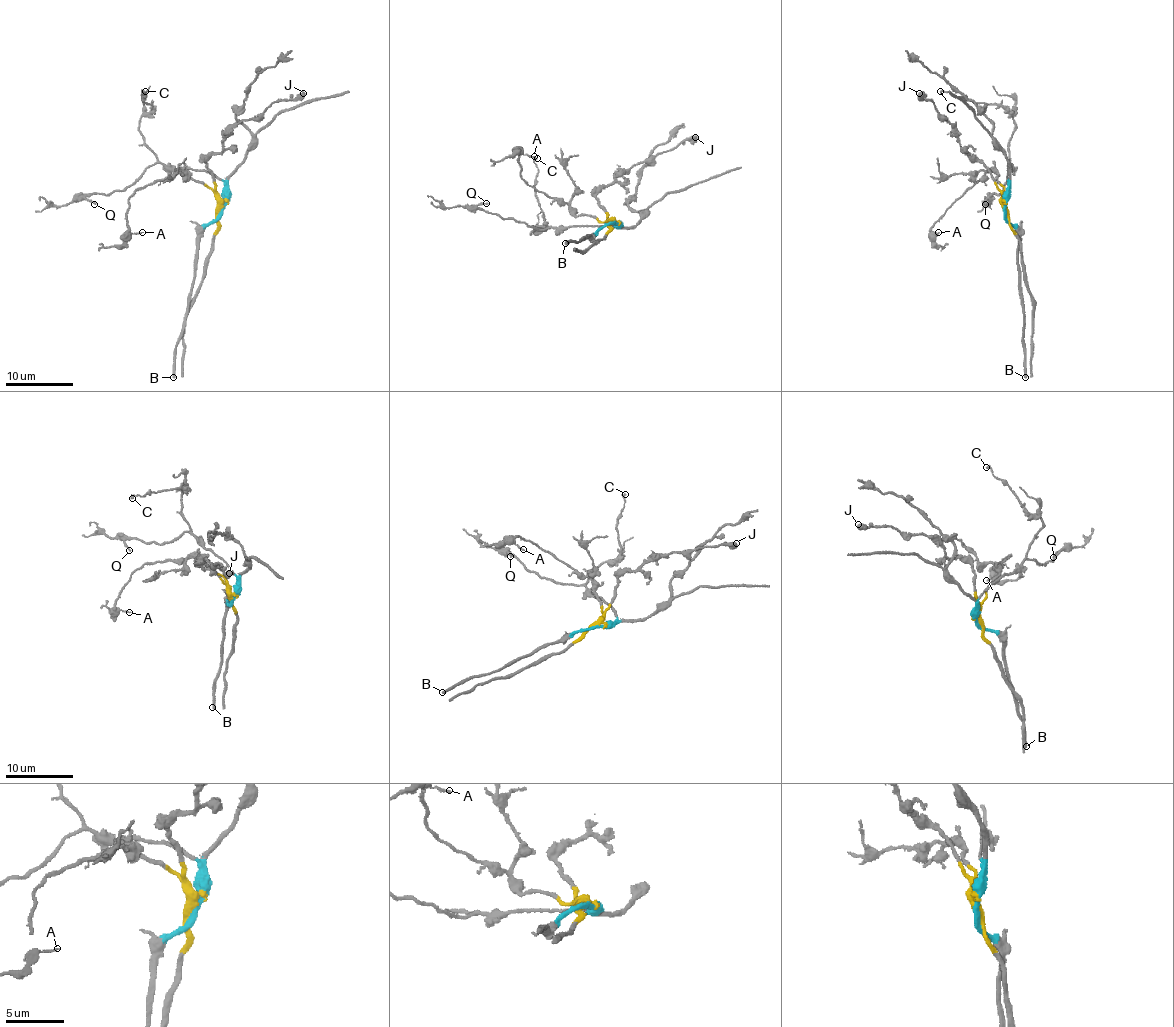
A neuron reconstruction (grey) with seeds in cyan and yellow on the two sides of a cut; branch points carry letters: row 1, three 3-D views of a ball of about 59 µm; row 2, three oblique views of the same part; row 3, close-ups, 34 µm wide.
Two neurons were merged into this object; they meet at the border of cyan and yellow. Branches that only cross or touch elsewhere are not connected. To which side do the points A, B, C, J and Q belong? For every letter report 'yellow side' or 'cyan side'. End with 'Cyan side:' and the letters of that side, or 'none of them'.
A: yellow side
B: cyan side
C: cyan side
J: yellow side
Q: cyan side
Cyan side: B, C, Q

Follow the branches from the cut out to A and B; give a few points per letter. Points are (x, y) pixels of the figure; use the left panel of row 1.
A: (221, 208), (219, 198), (210, 189), (181, 172), (156, 179), (129, 198), (127, 230), (142, 231)
B: (221, 208), (200, 235), (193, 288), (185, 328), (175, 352), (173, 378)

